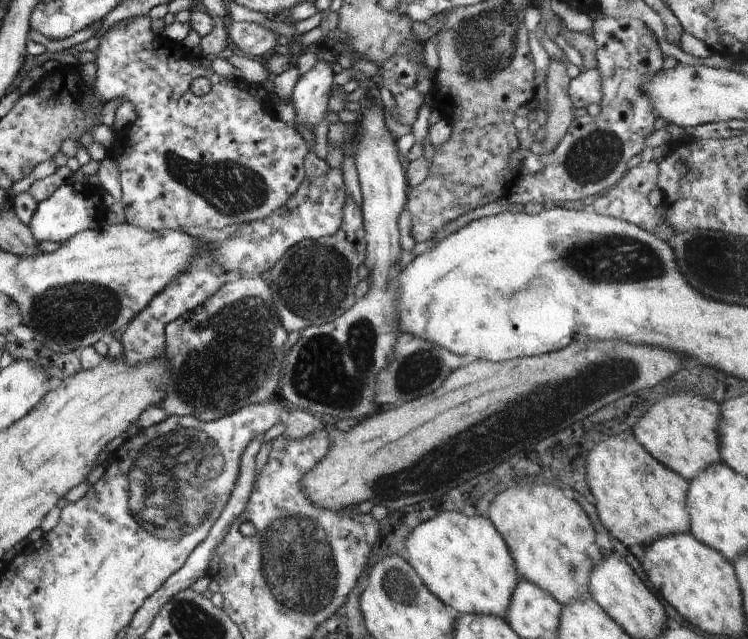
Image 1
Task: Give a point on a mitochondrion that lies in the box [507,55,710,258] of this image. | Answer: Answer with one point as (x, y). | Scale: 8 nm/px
(594, 156)

